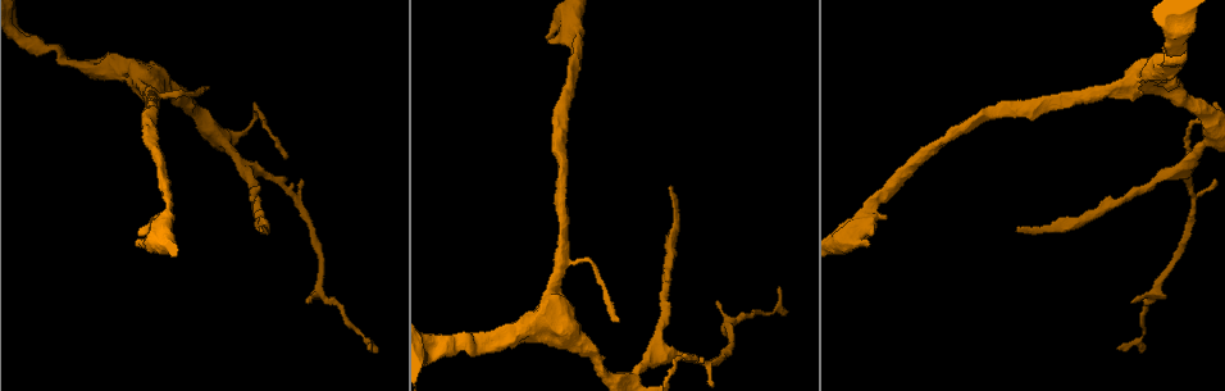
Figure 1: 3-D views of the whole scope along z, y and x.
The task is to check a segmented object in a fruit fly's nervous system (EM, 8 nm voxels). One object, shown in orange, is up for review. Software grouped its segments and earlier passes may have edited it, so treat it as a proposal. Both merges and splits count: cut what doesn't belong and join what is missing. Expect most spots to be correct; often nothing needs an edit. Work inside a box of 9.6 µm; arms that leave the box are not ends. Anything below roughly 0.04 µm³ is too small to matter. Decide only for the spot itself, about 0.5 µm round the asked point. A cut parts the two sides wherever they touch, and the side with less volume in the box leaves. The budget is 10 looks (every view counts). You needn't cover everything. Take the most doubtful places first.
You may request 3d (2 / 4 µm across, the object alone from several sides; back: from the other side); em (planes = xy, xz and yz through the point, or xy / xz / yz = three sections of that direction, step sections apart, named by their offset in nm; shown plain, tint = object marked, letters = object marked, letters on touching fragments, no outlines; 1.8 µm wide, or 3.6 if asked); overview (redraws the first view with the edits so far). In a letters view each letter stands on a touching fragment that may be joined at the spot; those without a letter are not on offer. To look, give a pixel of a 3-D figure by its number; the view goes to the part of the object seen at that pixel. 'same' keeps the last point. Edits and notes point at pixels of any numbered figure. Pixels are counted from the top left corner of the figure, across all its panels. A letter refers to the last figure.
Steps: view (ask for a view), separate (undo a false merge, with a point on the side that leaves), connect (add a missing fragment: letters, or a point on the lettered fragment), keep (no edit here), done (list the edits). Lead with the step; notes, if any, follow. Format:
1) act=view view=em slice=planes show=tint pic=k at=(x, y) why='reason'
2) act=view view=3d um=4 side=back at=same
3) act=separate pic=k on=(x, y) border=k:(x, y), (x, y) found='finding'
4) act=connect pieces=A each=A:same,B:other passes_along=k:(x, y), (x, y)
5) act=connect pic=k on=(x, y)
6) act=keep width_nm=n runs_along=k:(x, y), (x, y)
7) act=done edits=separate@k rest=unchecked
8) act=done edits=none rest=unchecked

act=view view=em slice=xz step=8 show=tint pic=1 at=(1120, 348) why='tapers out'

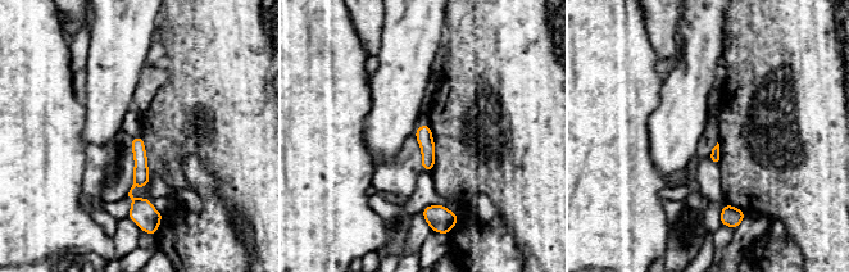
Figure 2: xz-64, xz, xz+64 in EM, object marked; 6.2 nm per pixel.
act=view view=em slice=planes show=letters at=same why='cut it another way'

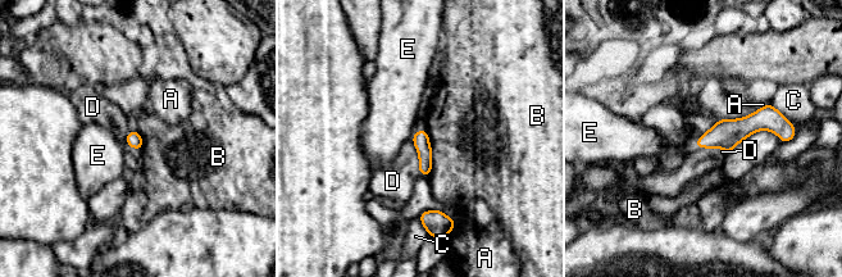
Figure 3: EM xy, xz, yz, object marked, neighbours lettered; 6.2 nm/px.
act=keep each=A:other,B:other,C:other,D:other,E:other border=3:(412, 139), (418, 155), (419, 172) found='no lettered fragment goes on from it'

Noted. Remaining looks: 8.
act=view view=em slice=xz step=8 show=tint pic=1 at=(669, 189) why='tapers out'

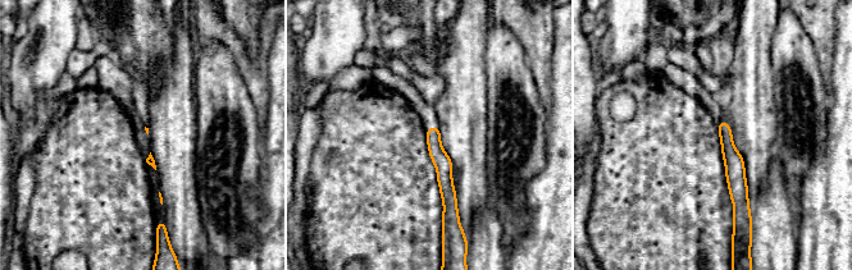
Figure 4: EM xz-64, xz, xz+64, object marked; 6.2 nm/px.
act=view view=em slice=planes show=letters at=same

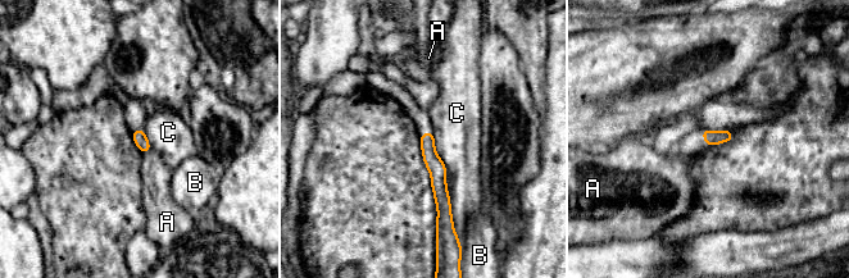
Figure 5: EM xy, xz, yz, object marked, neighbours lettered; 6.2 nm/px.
act=keep each=A:other,B:other,C:other border=5:(432, 132), (453, 223) found='no lettered fragment goes on from it'

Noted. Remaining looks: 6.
act=view view=em slice=planes show=letters pic=1 at=(547, 42) why='branch stops here'

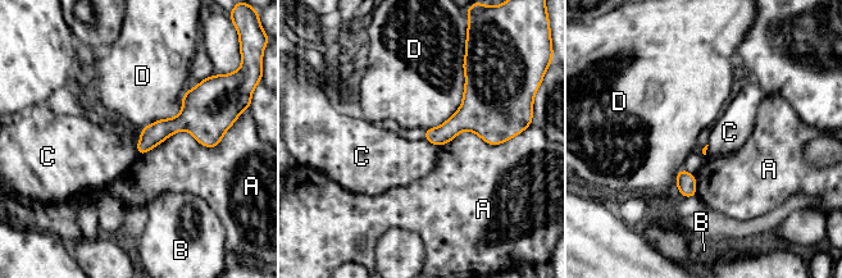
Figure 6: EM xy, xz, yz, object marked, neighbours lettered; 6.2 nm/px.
act=keep each=A:other,B:other,C:other,D:other border=6:(141, 130), (137, 154) found='none of them fits'

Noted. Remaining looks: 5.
act=view view=em slice=planes show=letters pic=1 at=(617, 319) why='free end'

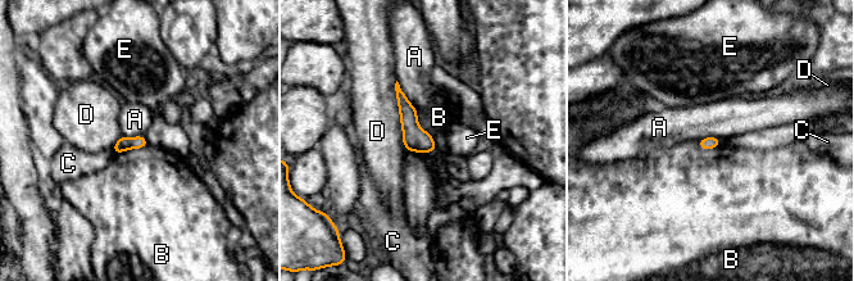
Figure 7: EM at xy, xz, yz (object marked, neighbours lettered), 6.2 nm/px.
act=keep longest_contact=D:440nm each=A:other,B:other,C:other,D:other,E:other runs_along=7:(399, 93), (410, 128), (430, 148) found='none of them fits'

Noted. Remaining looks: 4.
act=done edits=none rest=unchecked

